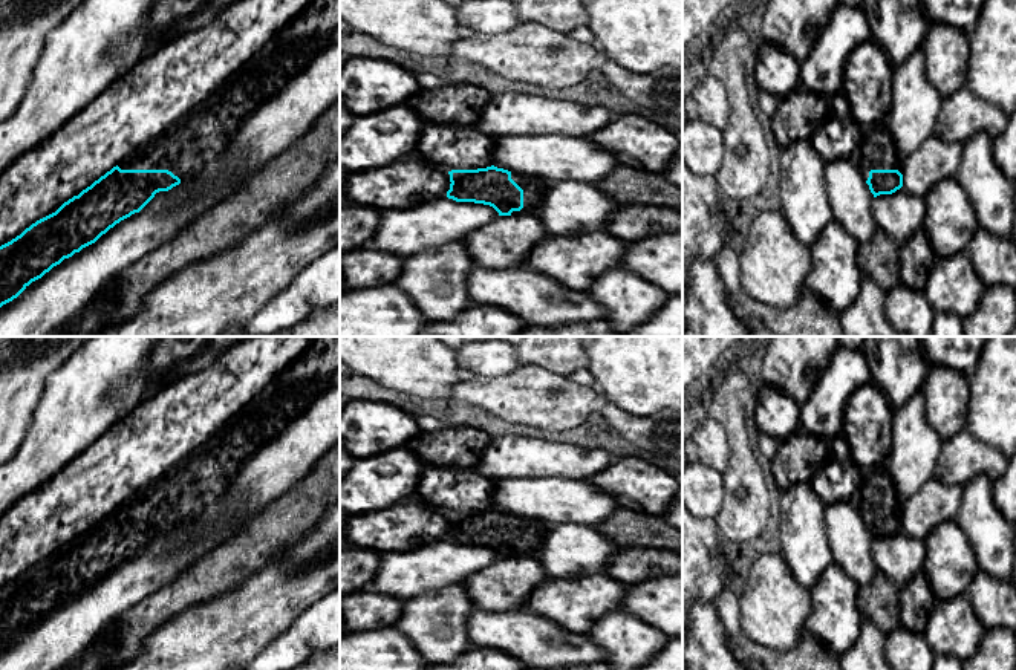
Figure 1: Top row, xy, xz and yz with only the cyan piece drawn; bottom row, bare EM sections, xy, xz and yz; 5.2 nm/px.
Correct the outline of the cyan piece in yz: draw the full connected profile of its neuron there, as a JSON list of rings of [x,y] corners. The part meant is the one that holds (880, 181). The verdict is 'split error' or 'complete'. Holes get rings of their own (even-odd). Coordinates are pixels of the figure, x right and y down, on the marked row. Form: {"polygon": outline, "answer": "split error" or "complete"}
{"polygon": [[[886,122],[863,128],[861,142],[857,145],[852,159],[874,197],[892,194],[903,187],[904,159],[900,158]]], "answer": "split error"}

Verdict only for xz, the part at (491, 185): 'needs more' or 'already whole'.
needs more

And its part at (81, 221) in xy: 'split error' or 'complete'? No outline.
split error

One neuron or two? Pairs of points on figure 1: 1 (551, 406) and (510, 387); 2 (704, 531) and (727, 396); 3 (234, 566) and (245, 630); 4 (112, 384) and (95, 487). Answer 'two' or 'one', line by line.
1: one
2: two
3: two
4: two

